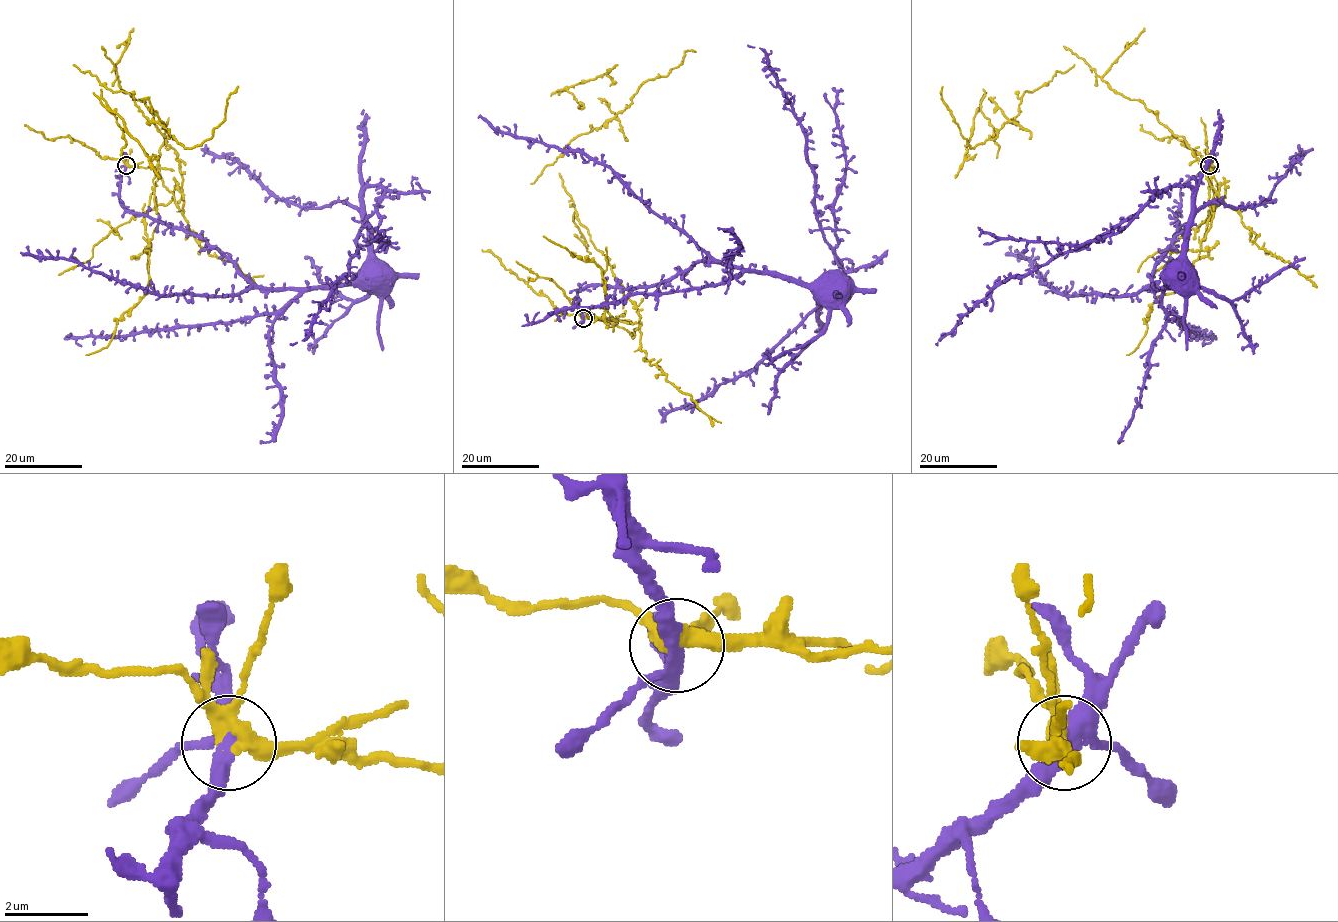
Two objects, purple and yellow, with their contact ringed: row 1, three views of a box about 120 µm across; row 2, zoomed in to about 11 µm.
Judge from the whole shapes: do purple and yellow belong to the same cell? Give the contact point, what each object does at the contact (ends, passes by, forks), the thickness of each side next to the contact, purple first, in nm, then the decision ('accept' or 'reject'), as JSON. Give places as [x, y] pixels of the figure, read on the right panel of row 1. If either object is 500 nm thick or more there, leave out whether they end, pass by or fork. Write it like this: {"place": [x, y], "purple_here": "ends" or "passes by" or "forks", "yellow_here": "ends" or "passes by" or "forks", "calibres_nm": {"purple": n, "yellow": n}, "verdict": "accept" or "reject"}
{"place": [1209, 165], "purple_here": "forks", "yellow_here": "forks", "calibres_nm": {"purple": 340, "yellow": 340}, "verdict": "reject"}

